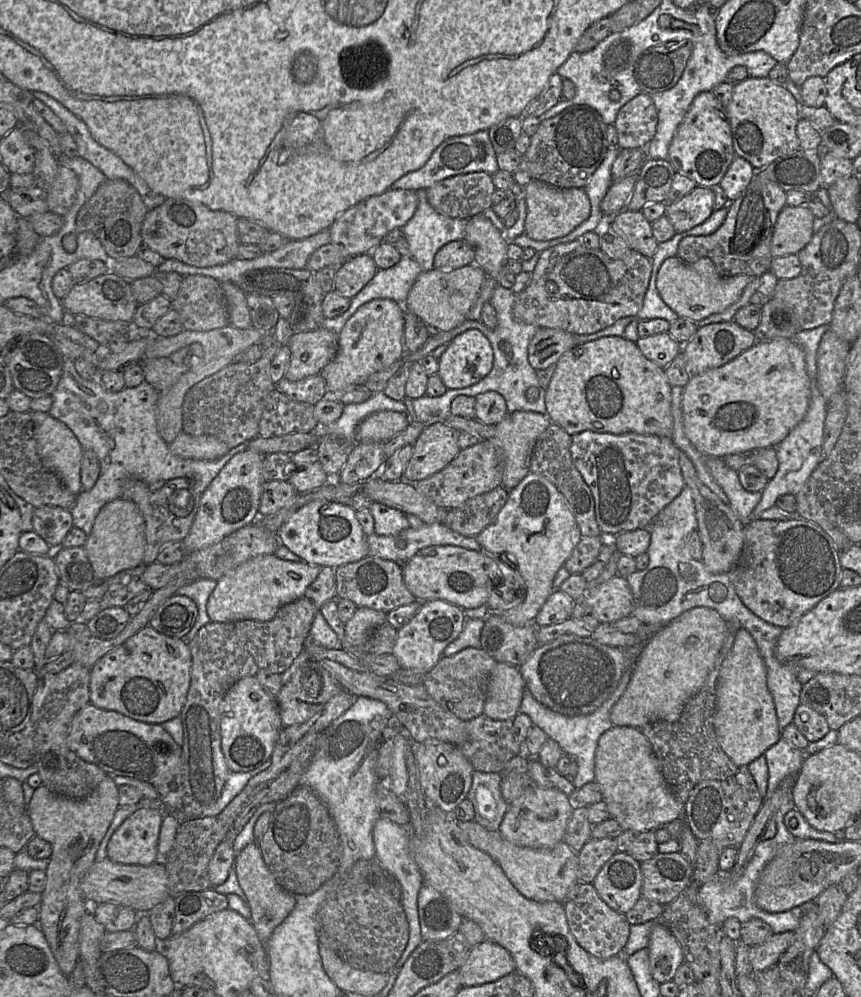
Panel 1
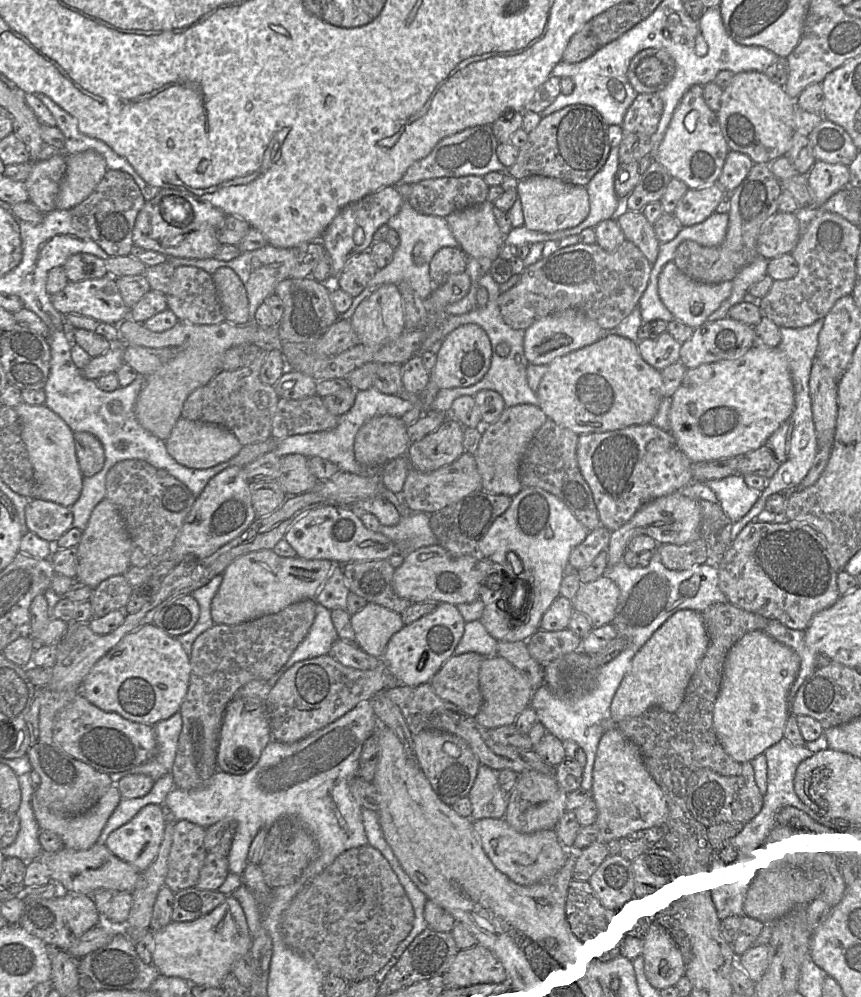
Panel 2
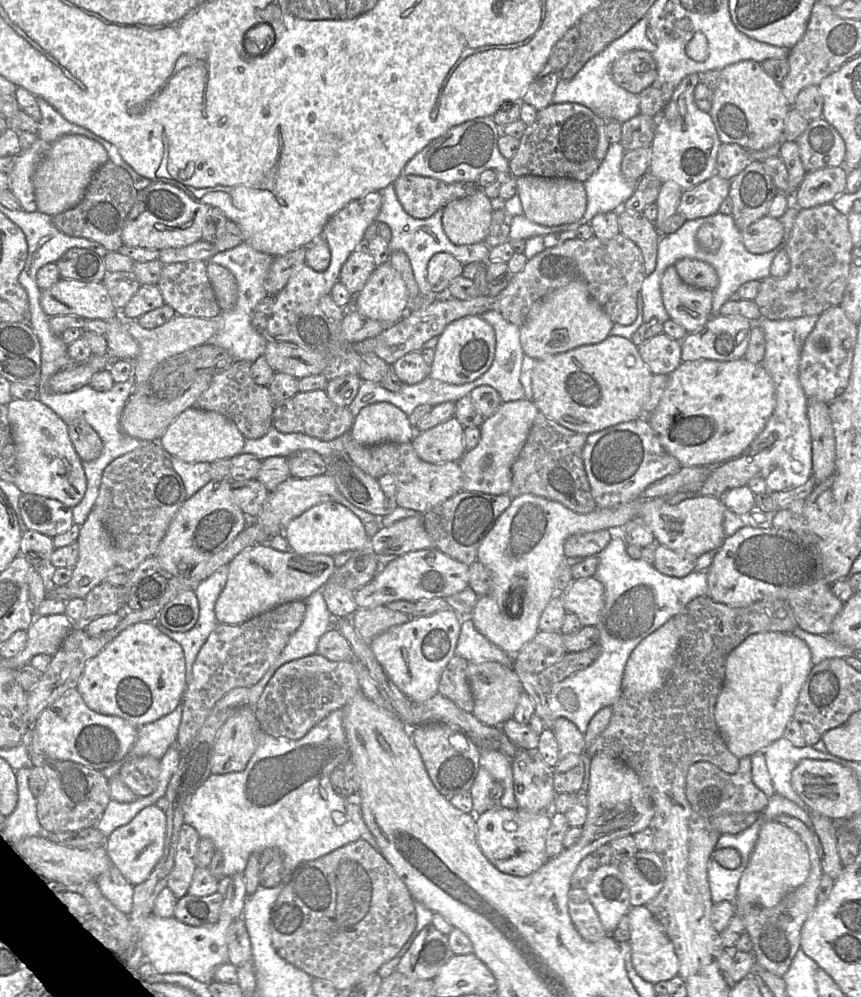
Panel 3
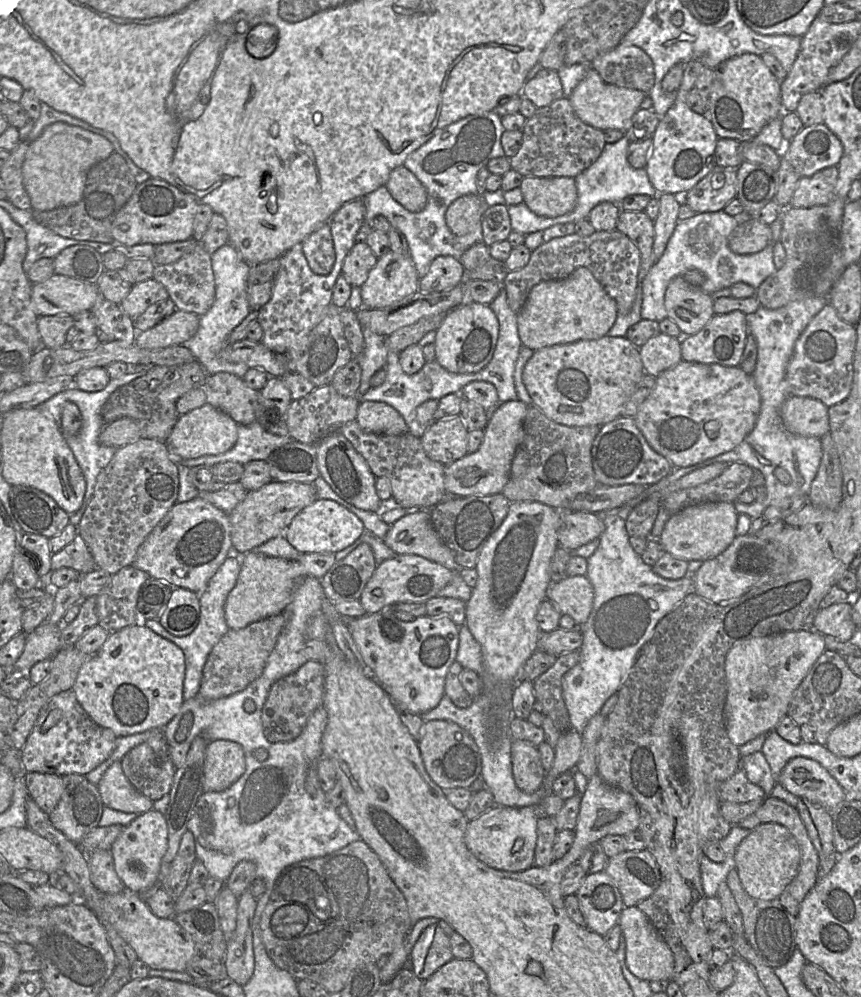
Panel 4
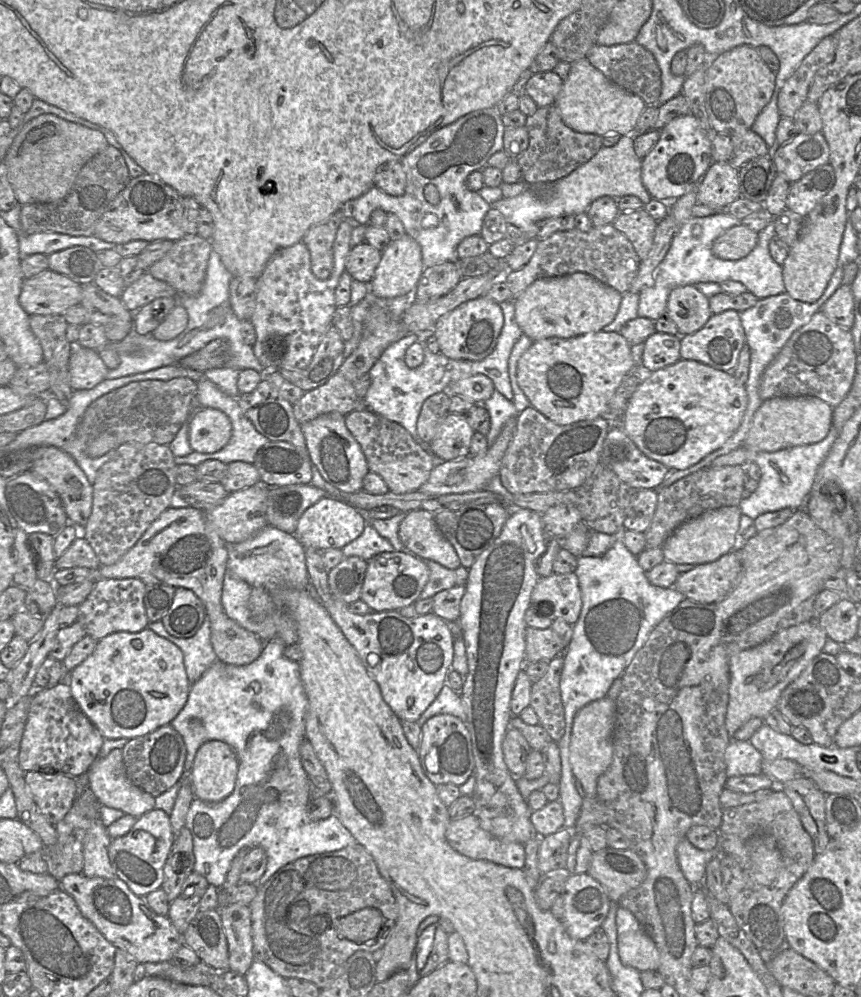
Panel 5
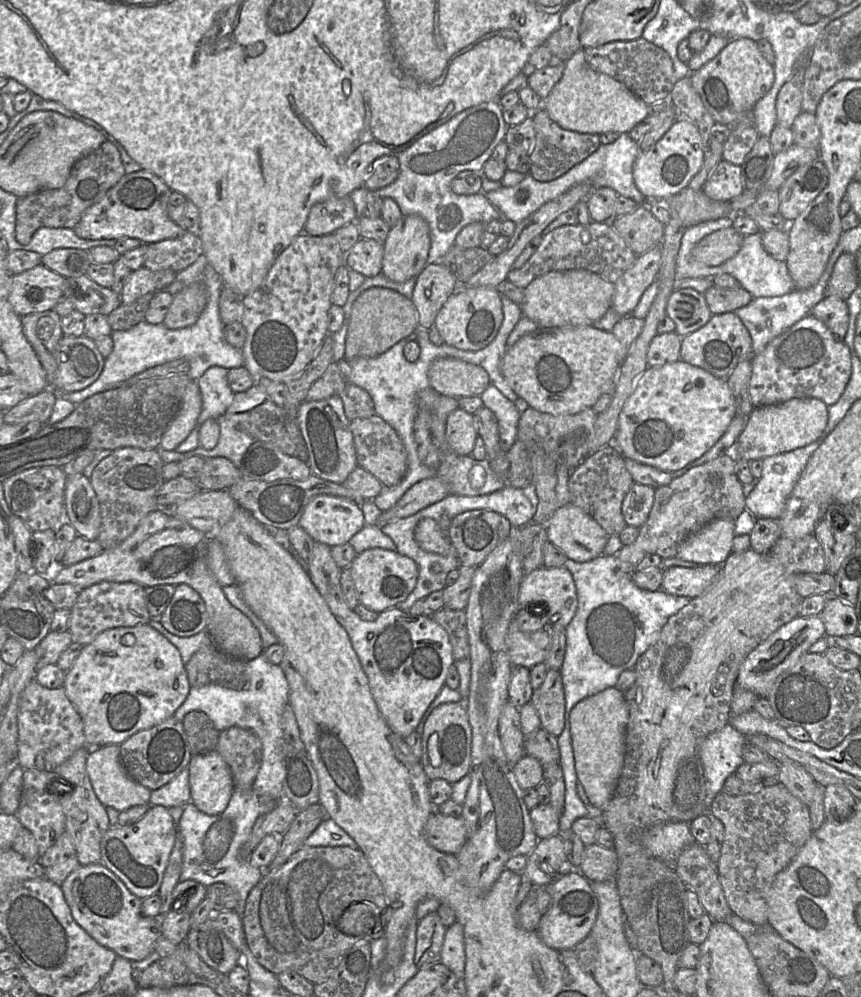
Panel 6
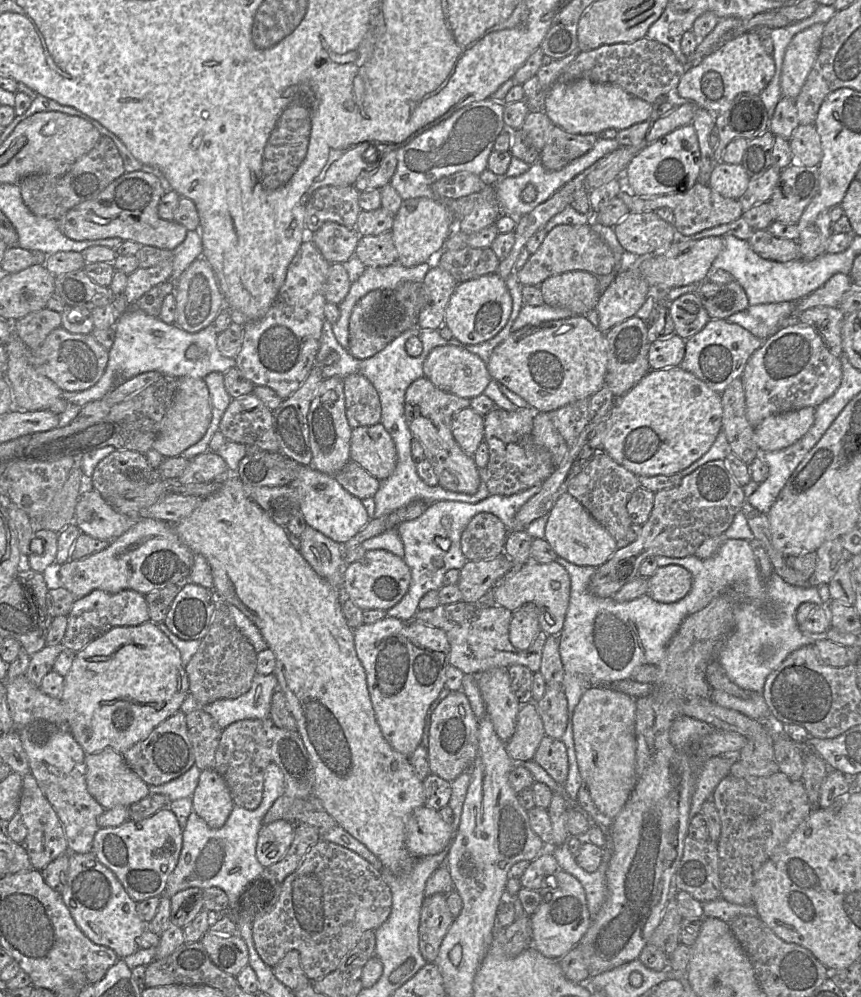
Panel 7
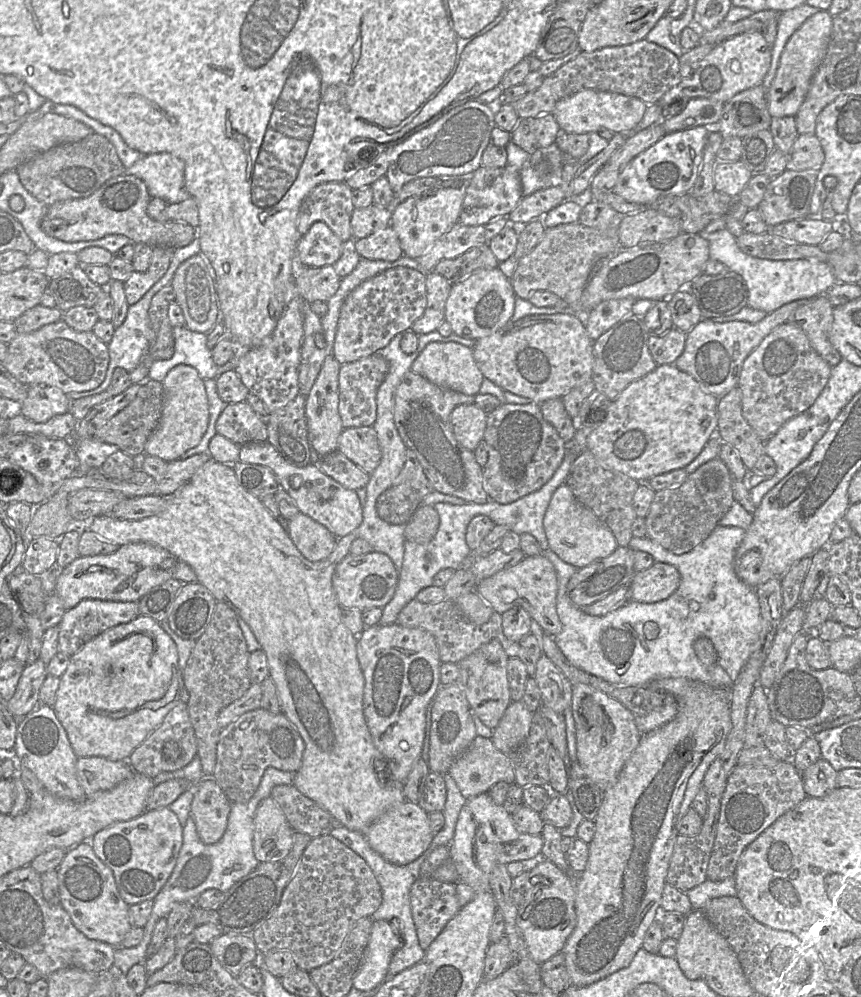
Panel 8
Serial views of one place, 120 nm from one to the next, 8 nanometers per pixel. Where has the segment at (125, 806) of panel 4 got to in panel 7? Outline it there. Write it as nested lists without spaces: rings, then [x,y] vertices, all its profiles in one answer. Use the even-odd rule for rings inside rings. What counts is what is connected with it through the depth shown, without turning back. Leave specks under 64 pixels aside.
[[[106,748],[93,754],[86,754],[84,767],[88,792],[105,810],[116,806],[130,807],[150,794],[149,785],[128,766],[123,755],[112,748]]]

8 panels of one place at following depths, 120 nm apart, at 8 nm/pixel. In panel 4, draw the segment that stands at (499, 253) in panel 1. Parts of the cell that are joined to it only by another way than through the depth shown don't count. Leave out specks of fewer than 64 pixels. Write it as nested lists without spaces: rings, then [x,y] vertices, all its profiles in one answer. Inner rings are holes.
[[[480,194],[462,196],[447,209],[446,224],[454,235],[466,235],[482,222],[487,207]]]

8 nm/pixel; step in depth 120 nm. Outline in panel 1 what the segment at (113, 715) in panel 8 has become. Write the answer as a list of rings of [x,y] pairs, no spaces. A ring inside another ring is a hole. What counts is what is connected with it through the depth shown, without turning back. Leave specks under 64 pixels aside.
[[[147,625],[102,656],[90,669],[90,703],[137,721],[161,724],[180,715],[190,686],[188,644]]]

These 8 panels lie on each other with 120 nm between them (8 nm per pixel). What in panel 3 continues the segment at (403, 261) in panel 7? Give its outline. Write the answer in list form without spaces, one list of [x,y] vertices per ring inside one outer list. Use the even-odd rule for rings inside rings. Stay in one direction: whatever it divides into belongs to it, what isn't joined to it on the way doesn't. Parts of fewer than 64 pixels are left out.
[[[387,262],[375,268],[363,289],[354,297],[354,308],[363,316],[394,324],[408,312],[410,300],[400,273]]]

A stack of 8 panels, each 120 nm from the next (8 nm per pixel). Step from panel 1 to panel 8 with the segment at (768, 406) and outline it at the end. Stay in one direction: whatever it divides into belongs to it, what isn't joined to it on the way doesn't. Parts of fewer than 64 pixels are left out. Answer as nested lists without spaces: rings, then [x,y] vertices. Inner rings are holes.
[[[675,364],[658,365],[646,376],[633,381],[612,401],[605,421],[589,433],[586,449],[603,467],[621,472],[638,482],[684,469],[701,453],[709,439],[716,436],[718,399]]]

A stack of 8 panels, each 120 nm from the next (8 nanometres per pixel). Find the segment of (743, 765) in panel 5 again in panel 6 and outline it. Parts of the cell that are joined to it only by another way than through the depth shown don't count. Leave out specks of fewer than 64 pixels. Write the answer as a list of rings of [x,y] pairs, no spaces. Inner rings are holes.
[[[729,723],[701,742],[698,753],[705,776],[705,813],[709,813],[725,780],[744,762],[742,752],[746,742],[747,738]]]

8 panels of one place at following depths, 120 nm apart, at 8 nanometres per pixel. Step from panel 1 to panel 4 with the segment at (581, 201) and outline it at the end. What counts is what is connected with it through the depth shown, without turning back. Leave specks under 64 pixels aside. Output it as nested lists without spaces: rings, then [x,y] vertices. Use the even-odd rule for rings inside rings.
[[[524,177],[520,188],[523,202],[541,217],[562,216],[577,205],[577,188],[572,177]]]

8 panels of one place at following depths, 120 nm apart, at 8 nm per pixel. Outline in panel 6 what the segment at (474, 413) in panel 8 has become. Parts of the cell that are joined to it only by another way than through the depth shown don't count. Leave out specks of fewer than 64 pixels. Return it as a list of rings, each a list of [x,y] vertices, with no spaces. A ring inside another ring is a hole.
[[[461,408],[452,411],[446,420],[445,434],[447,445],[453,453],[459,456],[470,455],[478,436],[473,414]]]

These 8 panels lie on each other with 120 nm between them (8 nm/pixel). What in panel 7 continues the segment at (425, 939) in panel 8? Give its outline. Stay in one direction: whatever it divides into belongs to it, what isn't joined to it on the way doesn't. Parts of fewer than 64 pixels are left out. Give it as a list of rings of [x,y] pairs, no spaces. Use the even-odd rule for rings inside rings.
[[[436,893],[424,898],[418,934],[420,953],[428,963],[436,960],[442,940],[454,919],[447,905],[447,895]]]

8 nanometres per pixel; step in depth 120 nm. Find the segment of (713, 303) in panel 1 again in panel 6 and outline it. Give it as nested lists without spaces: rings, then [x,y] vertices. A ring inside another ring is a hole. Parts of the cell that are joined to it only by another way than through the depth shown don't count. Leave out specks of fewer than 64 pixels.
[[[692,288],[674,290],[667,302],[666,315],[675,323],[675,332],[681,337],[703,327],[712,314],[704,295]]]

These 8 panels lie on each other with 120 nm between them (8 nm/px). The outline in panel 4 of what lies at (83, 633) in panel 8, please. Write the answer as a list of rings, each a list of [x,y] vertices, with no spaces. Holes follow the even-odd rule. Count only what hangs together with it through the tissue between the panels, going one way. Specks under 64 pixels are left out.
[[[132,565],[122,568],[119,572],[111,576],[109,584],[95,596],[98,625],[109,633],[127,626],[136,625],[138,593],[141,586],[150,579],[145,571],[137,569]]]

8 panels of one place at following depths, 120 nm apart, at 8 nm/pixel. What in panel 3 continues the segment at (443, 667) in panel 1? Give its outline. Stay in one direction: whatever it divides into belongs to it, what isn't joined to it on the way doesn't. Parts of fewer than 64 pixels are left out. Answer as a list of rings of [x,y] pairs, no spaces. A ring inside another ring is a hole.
[[[454,657],[441,673],[438,693],[452,700],[462,710],[472,713],[474,698],[466,677],[469,662],[461,657]]]

